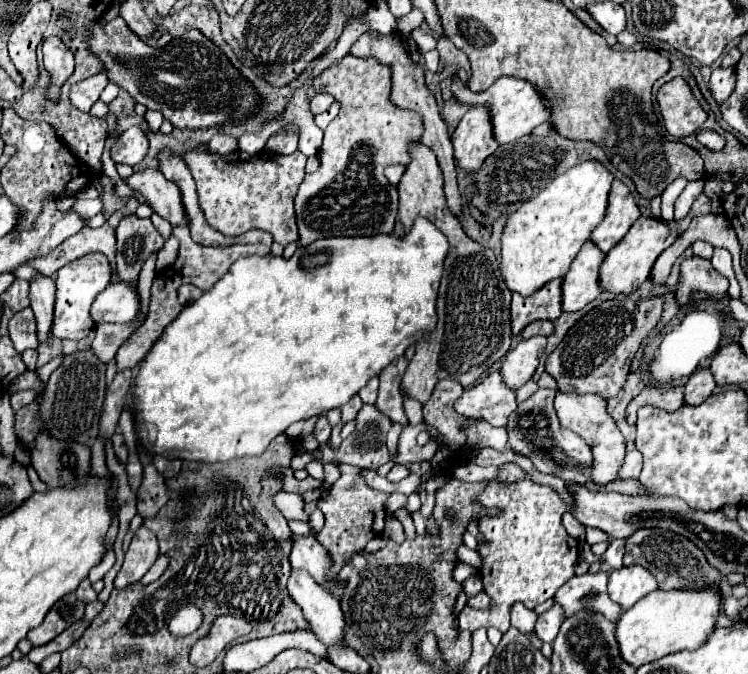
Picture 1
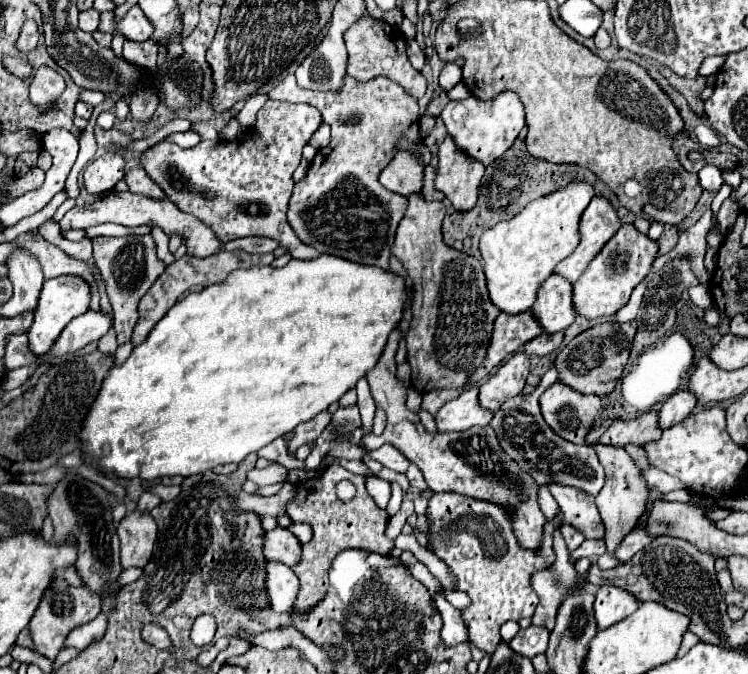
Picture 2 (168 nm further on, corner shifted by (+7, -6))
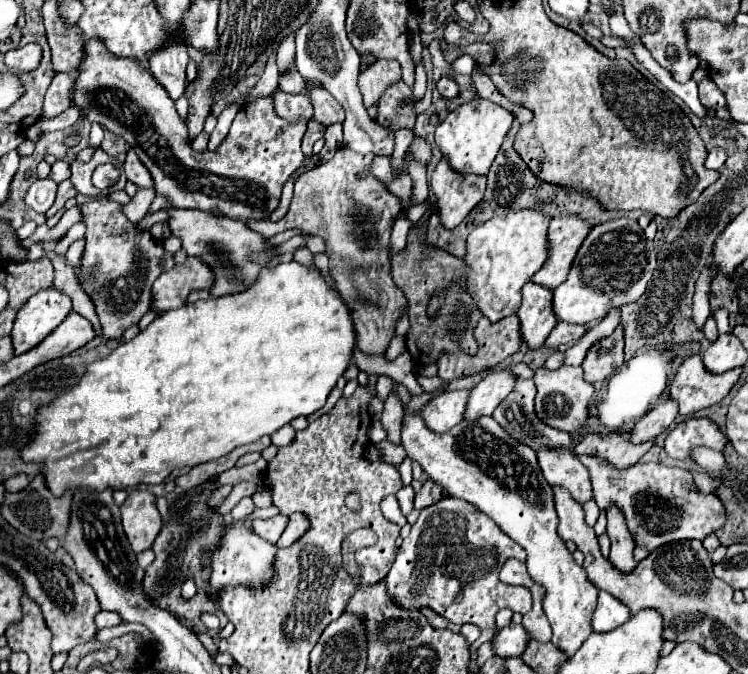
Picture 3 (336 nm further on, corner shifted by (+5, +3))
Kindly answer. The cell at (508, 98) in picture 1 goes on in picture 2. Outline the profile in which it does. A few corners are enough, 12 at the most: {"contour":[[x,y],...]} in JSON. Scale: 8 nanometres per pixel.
{"contour":[[513,91],[449,101],[441,119],[461,151],[489,165],[525,127]]}

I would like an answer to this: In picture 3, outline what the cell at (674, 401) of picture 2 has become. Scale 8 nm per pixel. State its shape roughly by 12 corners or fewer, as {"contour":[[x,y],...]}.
{"contour":[[675,400],[659,402],[631,430],[631,444],[667,432],[677,418]]}

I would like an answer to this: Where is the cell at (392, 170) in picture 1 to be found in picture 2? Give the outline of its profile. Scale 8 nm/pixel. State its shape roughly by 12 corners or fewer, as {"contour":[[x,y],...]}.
{"contour":[[399,151],[381,171],[385,189],[405,197],[423,187],[423,165]]}

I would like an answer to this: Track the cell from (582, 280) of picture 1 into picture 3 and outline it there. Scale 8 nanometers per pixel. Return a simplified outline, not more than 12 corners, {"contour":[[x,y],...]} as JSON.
{"contour":[[533,282],[523,286],[517,310],[521,340],[541,348],[557,324],[553,292]]}

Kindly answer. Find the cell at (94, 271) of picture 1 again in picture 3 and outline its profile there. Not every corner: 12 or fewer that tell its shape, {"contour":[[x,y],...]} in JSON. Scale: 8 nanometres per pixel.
{"contour":[[55,288],[31,296],[11,330],[15,356],[35,348],[71,312]]}

